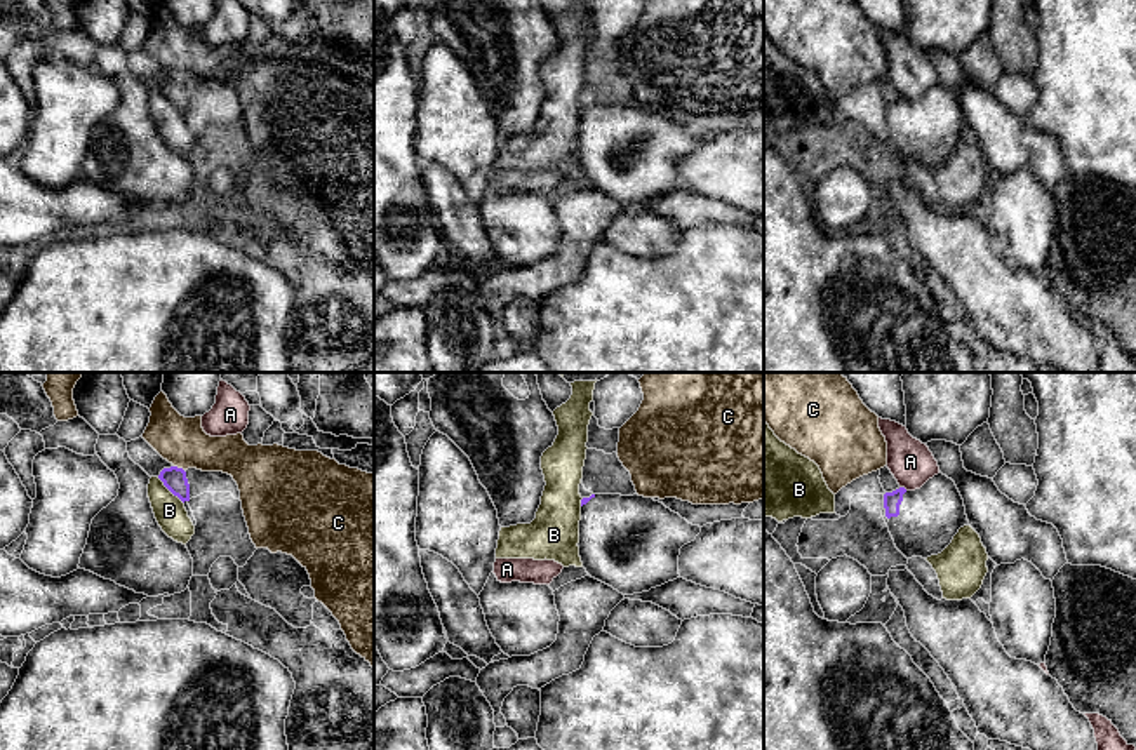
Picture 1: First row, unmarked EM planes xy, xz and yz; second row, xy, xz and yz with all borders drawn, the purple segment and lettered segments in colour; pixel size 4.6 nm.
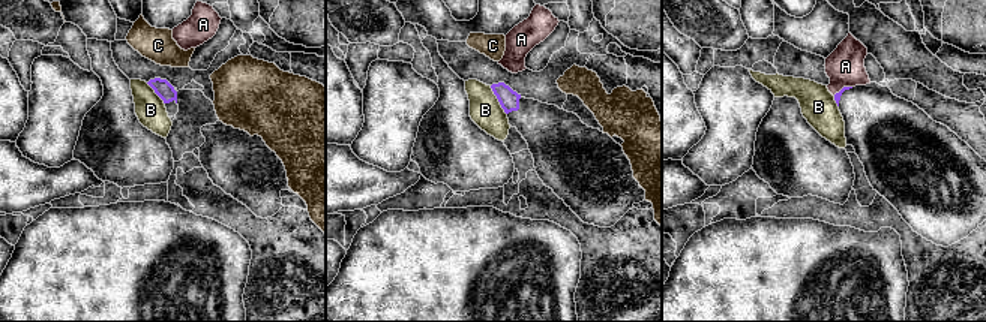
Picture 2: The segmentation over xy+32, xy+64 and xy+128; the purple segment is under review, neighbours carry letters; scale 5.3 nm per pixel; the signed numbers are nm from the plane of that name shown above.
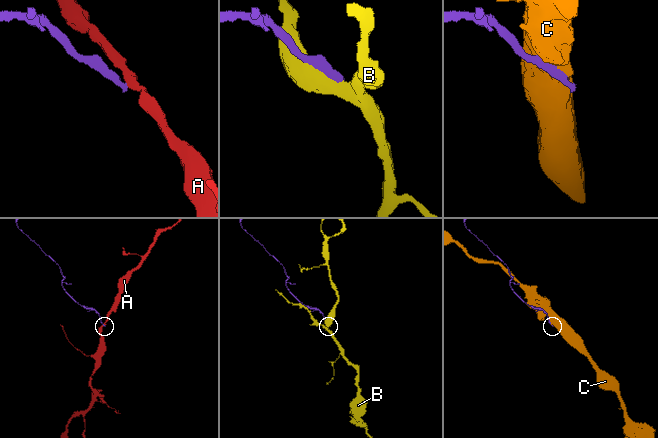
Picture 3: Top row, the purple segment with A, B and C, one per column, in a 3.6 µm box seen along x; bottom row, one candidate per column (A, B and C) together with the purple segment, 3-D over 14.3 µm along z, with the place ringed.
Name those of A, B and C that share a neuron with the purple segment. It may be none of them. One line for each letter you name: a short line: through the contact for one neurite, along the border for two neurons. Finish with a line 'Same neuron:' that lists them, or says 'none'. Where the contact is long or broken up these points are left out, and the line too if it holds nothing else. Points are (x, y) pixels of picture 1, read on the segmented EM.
Same neuron: none

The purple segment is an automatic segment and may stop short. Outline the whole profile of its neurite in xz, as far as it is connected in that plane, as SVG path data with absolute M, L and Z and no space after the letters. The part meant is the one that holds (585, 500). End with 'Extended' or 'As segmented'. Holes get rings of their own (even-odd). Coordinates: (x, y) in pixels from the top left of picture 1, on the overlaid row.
M591 494L581 499L583 567L623 595L677 579L680 548L699 532L699 526L652 498Z. Extended

